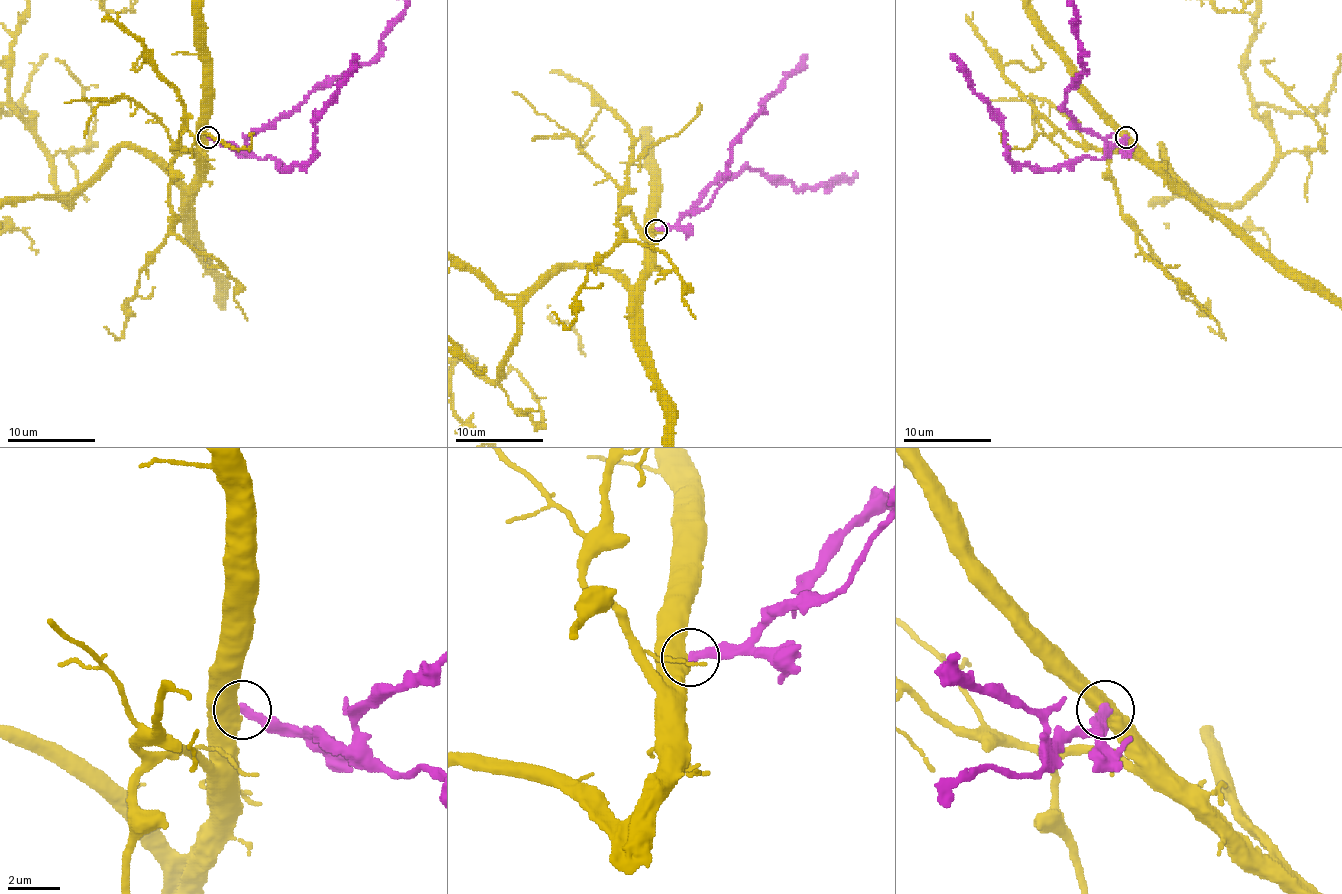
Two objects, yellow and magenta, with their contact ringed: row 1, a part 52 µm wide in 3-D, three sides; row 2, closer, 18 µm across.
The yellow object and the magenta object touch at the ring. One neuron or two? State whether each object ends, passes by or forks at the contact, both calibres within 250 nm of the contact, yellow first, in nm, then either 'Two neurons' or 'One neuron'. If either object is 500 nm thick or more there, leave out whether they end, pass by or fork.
Thickness 700 nm (yellow) against 320 nm. Two neurons

